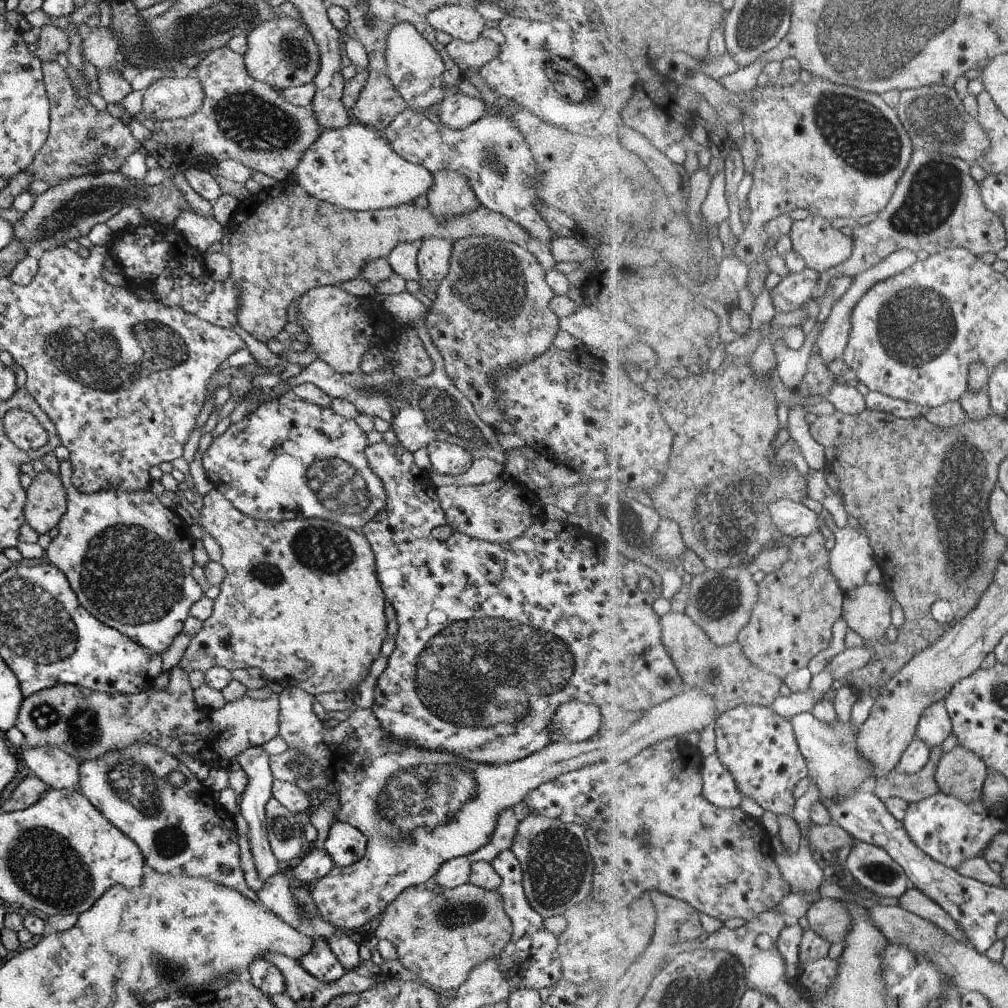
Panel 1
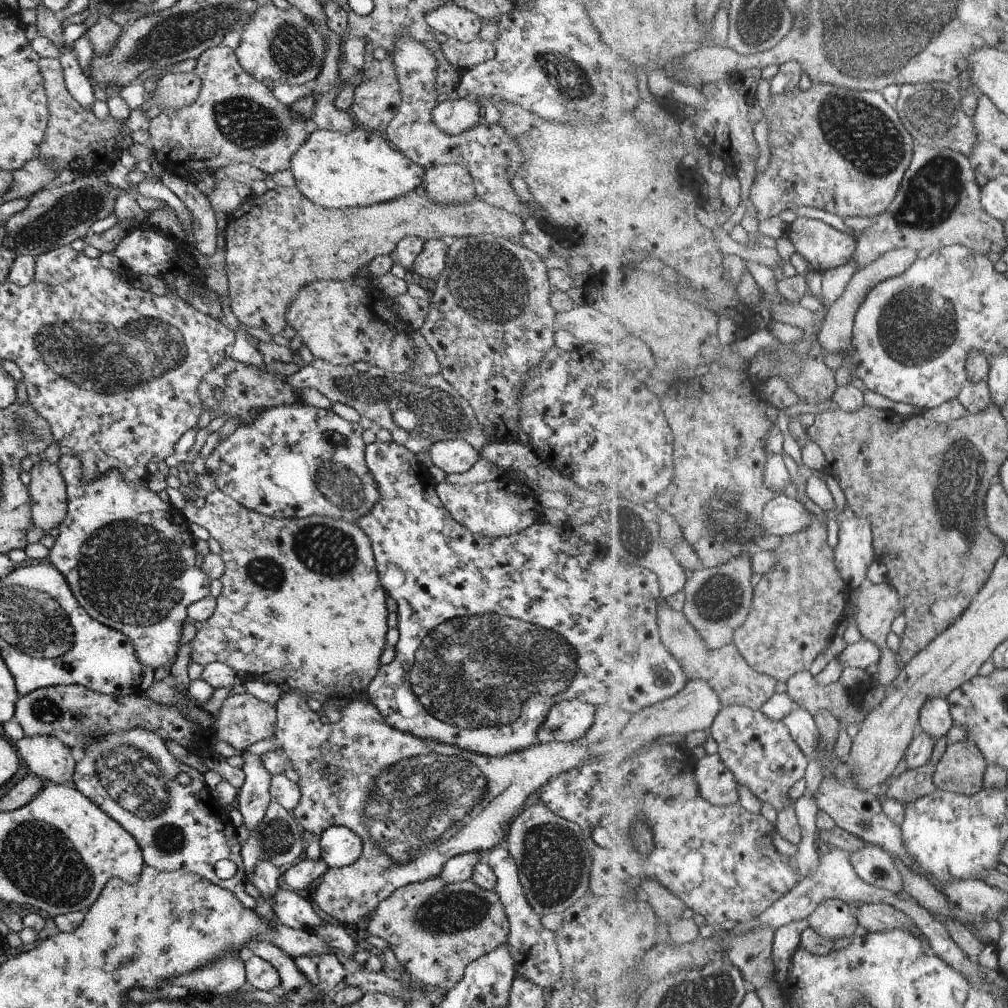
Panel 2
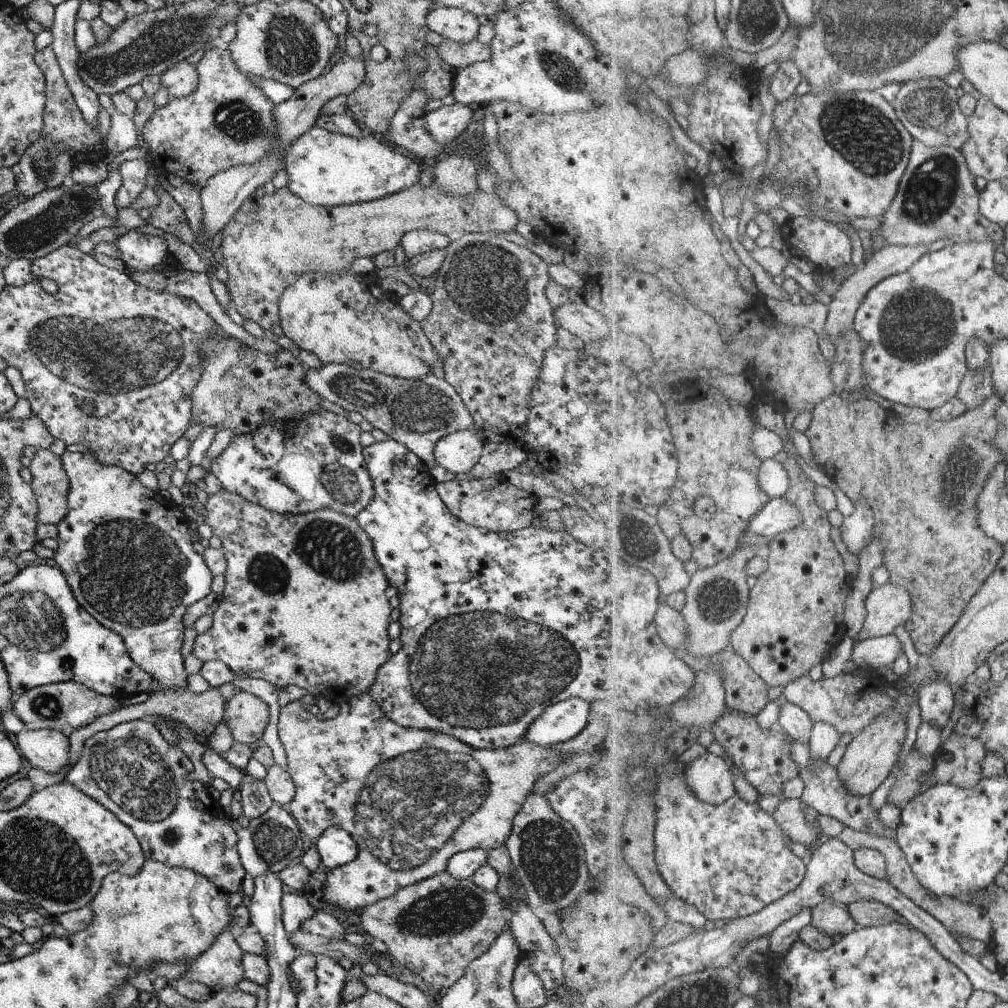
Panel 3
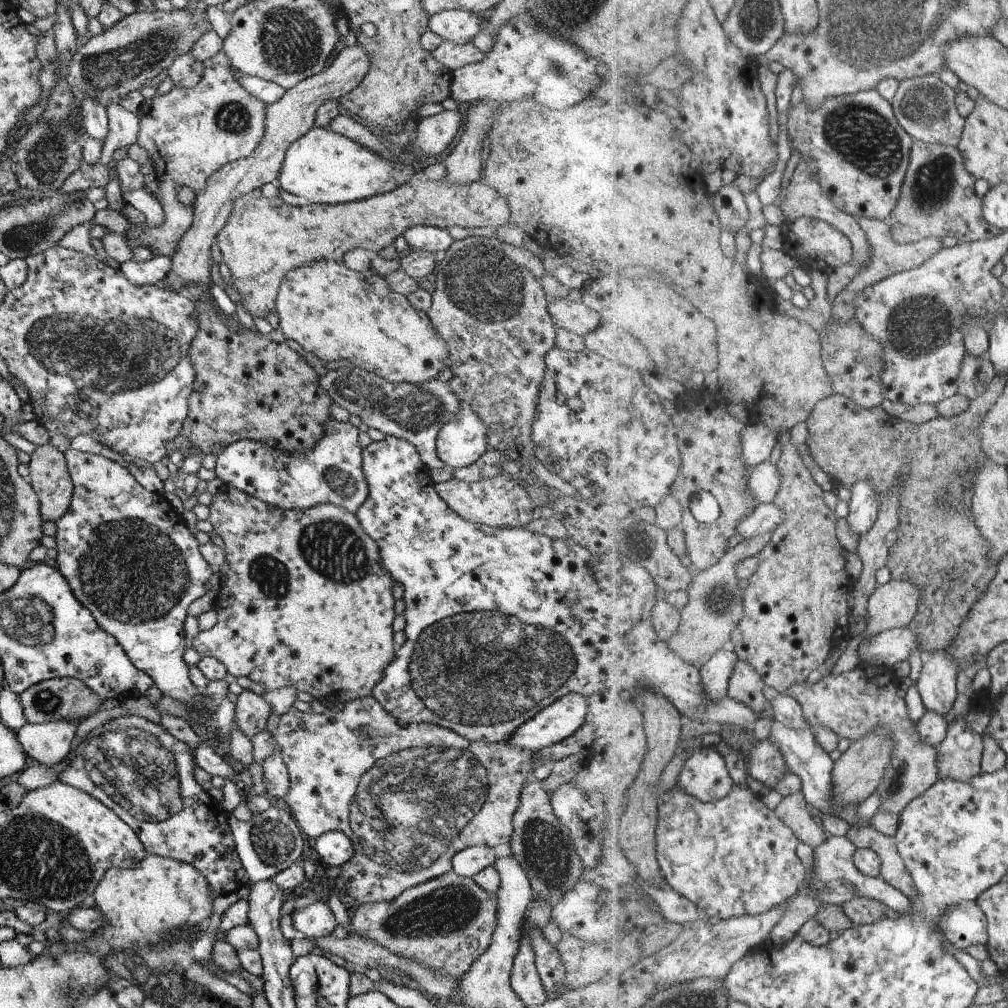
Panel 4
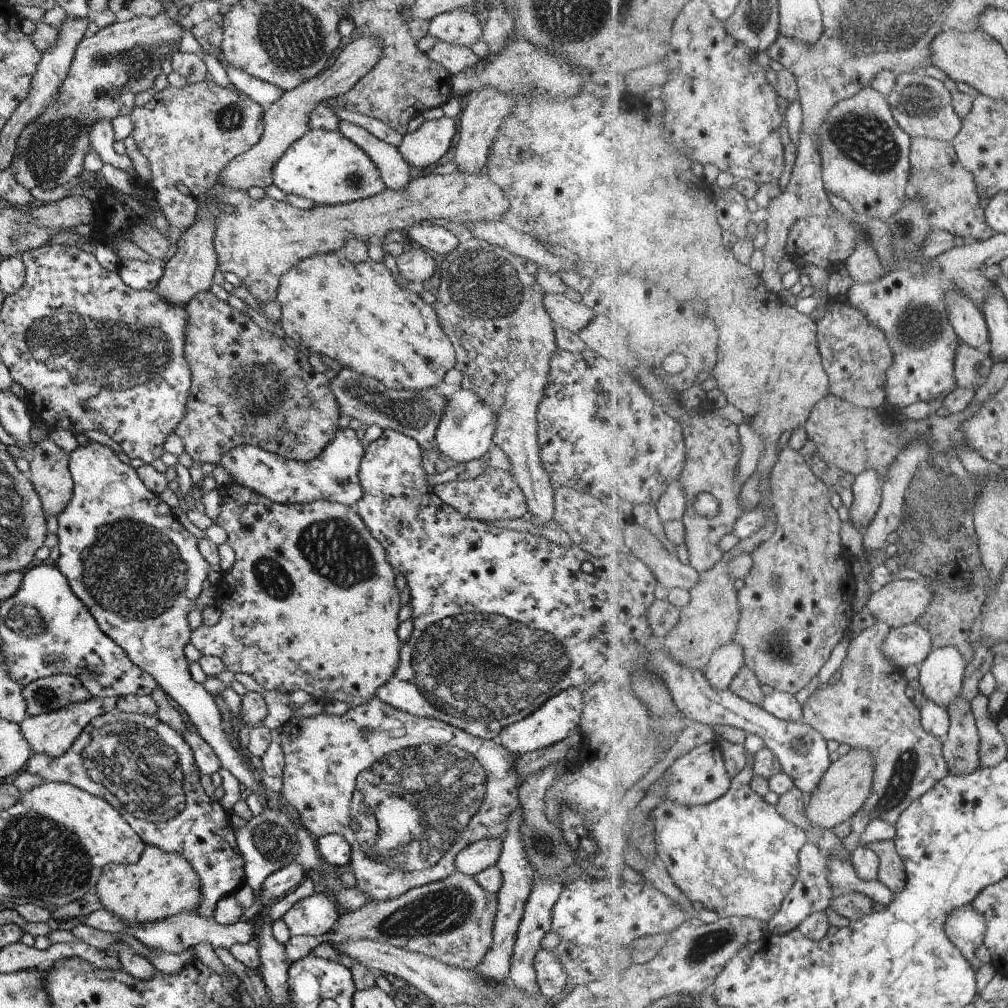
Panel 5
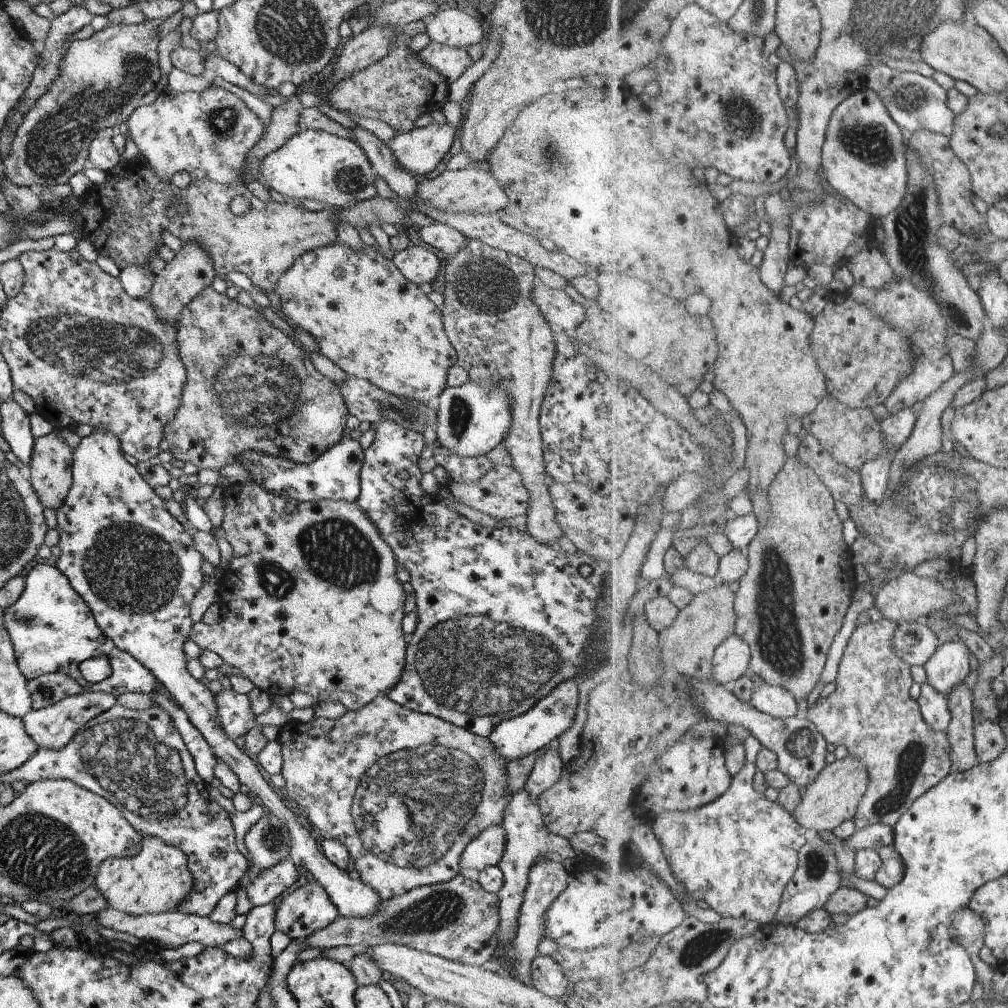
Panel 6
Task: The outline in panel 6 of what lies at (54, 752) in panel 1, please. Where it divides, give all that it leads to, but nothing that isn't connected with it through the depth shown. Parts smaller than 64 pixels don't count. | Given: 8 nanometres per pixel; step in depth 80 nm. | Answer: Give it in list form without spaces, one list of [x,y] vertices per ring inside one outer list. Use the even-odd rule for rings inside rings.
[[[102,686],[94,690],[89,690],[73,695],[63,697],[60,701],[53,703],[44,709],[31,710],[21,718],[25,734],[38,746],[39,749],[59,750],[63,748],[73,735],[88,720],[95,718],[98,714],[109,710],[116,704],[116,698],[112,694],[107,694]]]

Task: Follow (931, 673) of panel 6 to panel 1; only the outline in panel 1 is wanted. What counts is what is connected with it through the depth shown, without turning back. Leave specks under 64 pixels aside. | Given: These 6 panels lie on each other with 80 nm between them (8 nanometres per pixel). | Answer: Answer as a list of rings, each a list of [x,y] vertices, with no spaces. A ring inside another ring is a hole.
[[[944,702],[930,706],[921,717],[917,738],[926,742],[931,750],[942,745],[953,734],[952,716]]]

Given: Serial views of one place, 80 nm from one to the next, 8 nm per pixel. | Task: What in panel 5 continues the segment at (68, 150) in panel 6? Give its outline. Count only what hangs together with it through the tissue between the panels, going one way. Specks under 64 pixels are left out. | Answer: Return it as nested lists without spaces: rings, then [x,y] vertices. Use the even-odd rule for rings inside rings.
[[[164,13],[156,16],[134,16],[124,22],[116,22],[100,28],[94,35],[83,37],[75,46],[72,59],[55,98],[35,119],[19,133],[14,155],[8,169],[14,179],[26,189],[34,186],[53,188],[68,183],[81,171],[83,157],[88,150],[88,130],[97,119],[110,121],[117,115],[129,115],[133,108],[133,96],[149,91],[154,78],[160,74],[161,56],[178,51],[181,38],[179,23]]]

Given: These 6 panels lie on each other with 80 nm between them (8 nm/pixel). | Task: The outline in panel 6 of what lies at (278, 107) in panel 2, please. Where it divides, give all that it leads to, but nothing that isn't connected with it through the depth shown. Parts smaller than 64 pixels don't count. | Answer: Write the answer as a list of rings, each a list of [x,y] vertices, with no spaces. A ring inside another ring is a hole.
[[[211,85],[203,92],[173,93],[165,89],[151,104],[140,104],[125,121],[126,130],[139,152],[158,179],[169,181],[175,172],[187,172],[190,182],[210,179],[219,184],[234,183],[241,179],[245,153],[261,138],[264,128],[261,121],[241,99],[220,87]]]

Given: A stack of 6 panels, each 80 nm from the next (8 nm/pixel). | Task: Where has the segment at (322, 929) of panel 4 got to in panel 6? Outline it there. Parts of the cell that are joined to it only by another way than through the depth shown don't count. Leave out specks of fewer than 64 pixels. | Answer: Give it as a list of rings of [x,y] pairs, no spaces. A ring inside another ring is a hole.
[[[317,882],[303,883],[287,894],[274,912],[274,930],[283,931],[291,939],[306,939],[309,935],[331,924],[338,915],[333,903]]]

